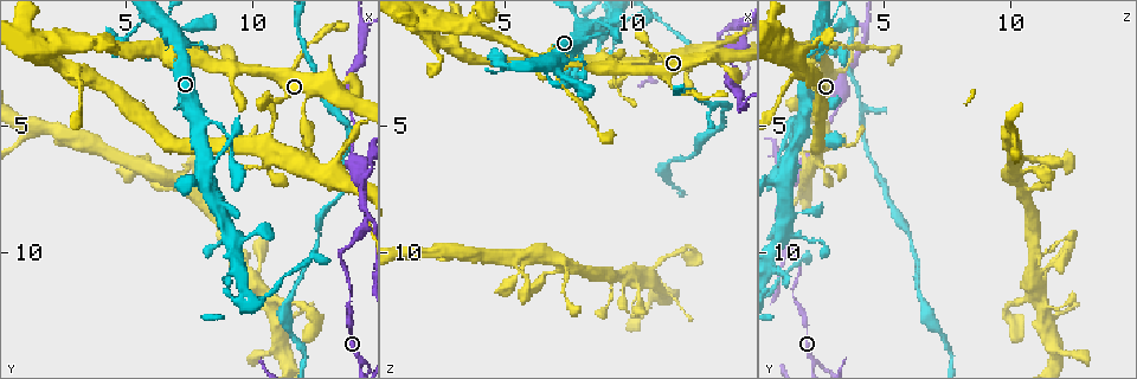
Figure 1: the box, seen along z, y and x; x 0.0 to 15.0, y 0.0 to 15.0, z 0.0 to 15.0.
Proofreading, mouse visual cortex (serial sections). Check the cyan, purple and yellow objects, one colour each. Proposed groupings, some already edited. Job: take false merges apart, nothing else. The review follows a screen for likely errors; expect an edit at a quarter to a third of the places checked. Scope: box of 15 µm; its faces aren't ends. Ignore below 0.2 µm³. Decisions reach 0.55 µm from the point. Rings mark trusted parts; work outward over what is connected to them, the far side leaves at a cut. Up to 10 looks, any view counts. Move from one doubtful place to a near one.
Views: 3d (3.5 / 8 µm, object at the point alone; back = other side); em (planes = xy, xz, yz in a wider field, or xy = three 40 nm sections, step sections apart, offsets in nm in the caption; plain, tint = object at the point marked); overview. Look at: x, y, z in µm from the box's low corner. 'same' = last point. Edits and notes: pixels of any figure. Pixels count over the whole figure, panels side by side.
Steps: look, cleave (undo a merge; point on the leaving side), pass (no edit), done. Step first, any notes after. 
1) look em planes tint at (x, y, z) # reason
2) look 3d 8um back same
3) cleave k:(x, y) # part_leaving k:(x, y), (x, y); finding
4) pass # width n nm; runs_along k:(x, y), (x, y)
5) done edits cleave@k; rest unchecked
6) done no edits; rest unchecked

look 3d 3.5um back at (10.7, 4.2, 2.1) # sharp bend

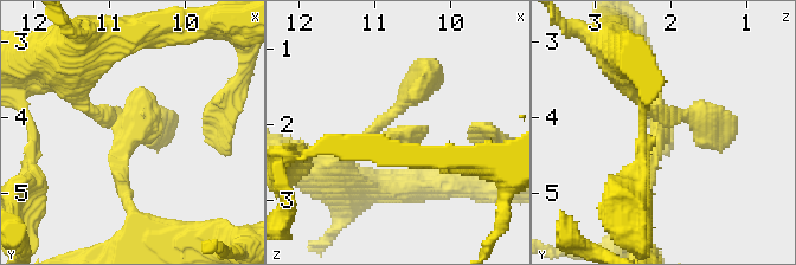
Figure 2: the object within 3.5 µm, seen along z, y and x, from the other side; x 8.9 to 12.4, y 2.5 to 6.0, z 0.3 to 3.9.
look em planes tint at (10.75, 4.15, 2.15) # shape alone is not enough

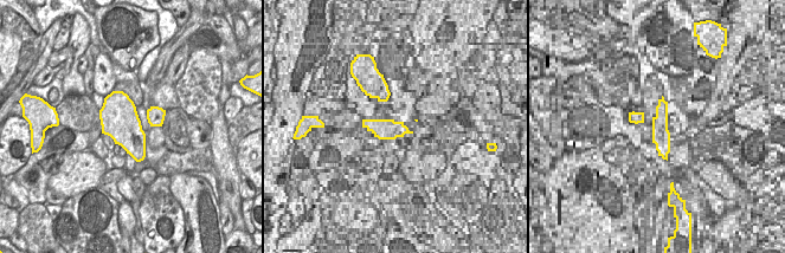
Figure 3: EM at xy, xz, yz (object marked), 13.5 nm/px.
look em xy step 1 tint same # cut it another way

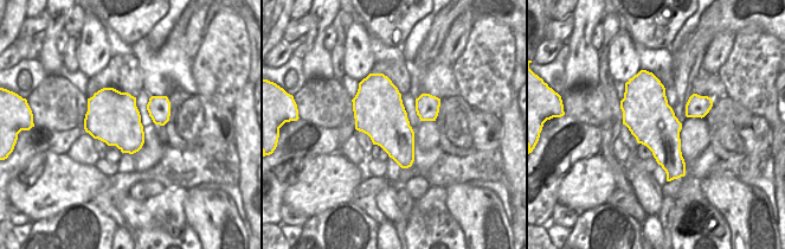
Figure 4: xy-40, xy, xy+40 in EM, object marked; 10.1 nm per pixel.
pass # runs_along 2:(72, 92), (127, 128), (127, 201); all the same cell

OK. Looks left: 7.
look 3d 8um at (10.5, 6.5, 2.5) # sharp bend

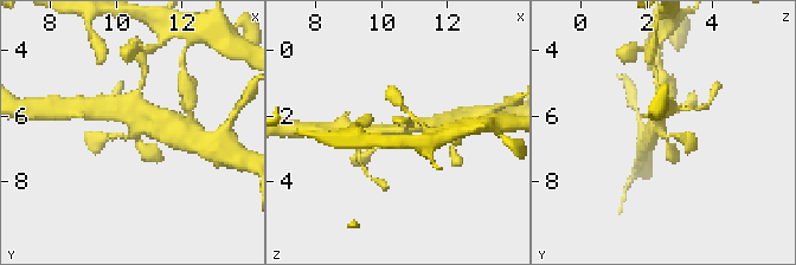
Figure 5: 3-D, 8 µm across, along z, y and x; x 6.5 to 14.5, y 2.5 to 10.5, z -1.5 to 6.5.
look 3d 3.5um at (10.6, 6.5, 2.4)

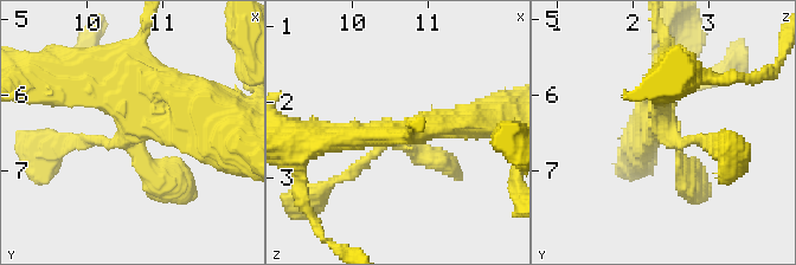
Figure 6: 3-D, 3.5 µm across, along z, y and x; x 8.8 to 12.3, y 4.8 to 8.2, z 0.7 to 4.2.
look em planes tint at (10.50, 6.50, 2.45)

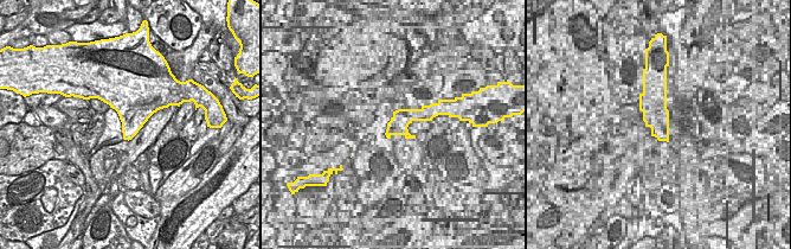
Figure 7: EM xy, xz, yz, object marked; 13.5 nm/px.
pass # width 480 nm; runs_along 6:(130, 56), (130, 129), (113, 143), (65, 143); all the same cell

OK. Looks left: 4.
look 3d 8um at (14.3, 7.6, 1.1) # three-way junction

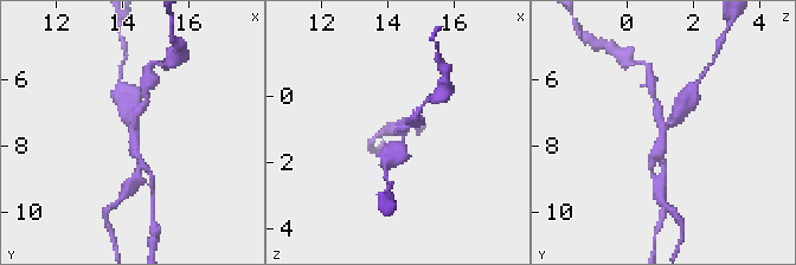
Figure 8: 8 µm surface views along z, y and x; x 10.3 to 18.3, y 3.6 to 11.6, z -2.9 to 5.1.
look 3d 3.5um back at (14.4, 7.6, 1.2)

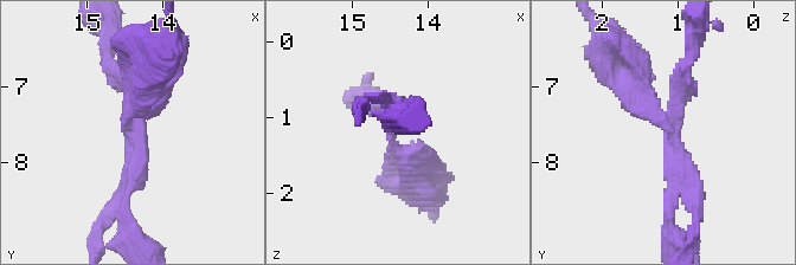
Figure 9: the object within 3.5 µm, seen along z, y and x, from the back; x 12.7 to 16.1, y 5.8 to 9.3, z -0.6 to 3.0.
cleave 9:(154, 104) # part_leaving 9:(130, 125), (160, 49); two cells meet here

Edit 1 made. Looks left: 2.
look 3d 3.5um at (12.3, 6.5, 2.1) # sudden change in width

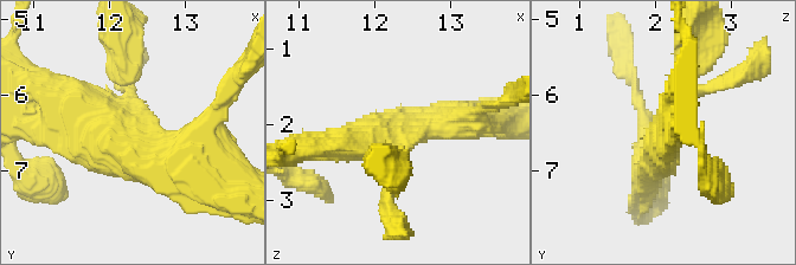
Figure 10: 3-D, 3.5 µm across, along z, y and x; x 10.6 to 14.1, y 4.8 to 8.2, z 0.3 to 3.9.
look em xy step 2 tint at (12.25, 6.50, 2.15)

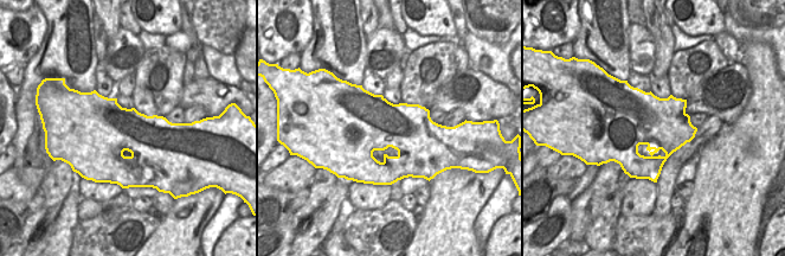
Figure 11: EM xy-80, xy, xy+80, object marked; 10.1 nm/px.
pass # runs_along 10:(126, 71), (119, 122), (155, 154), (199, 154); continuous, no second cell

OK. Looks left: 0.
done edits cleave@9; rest unchecked

